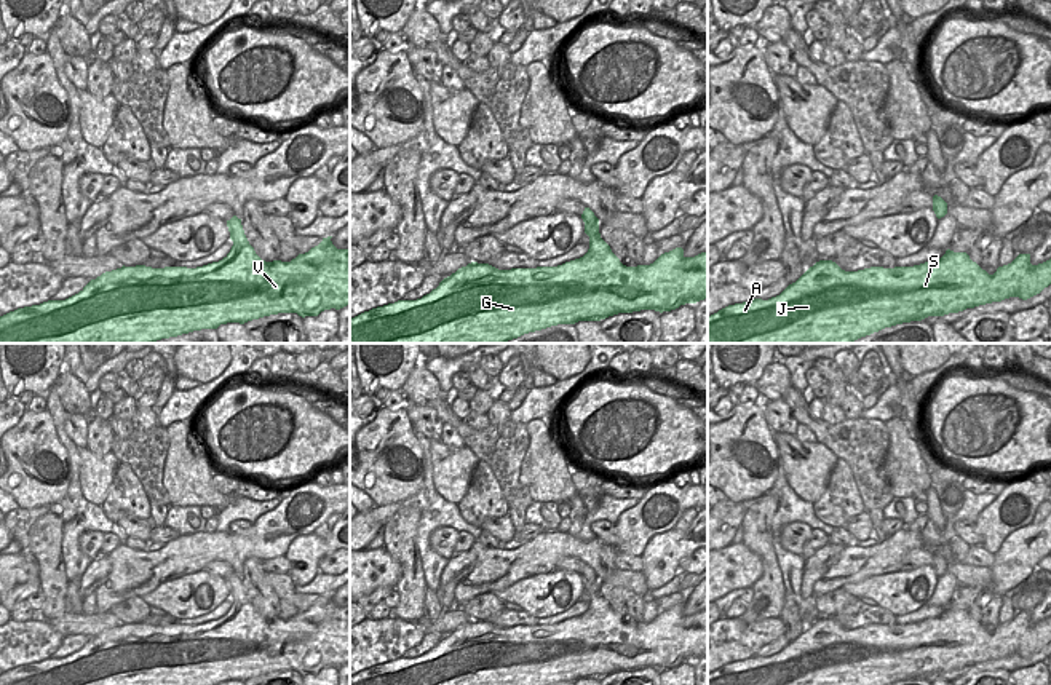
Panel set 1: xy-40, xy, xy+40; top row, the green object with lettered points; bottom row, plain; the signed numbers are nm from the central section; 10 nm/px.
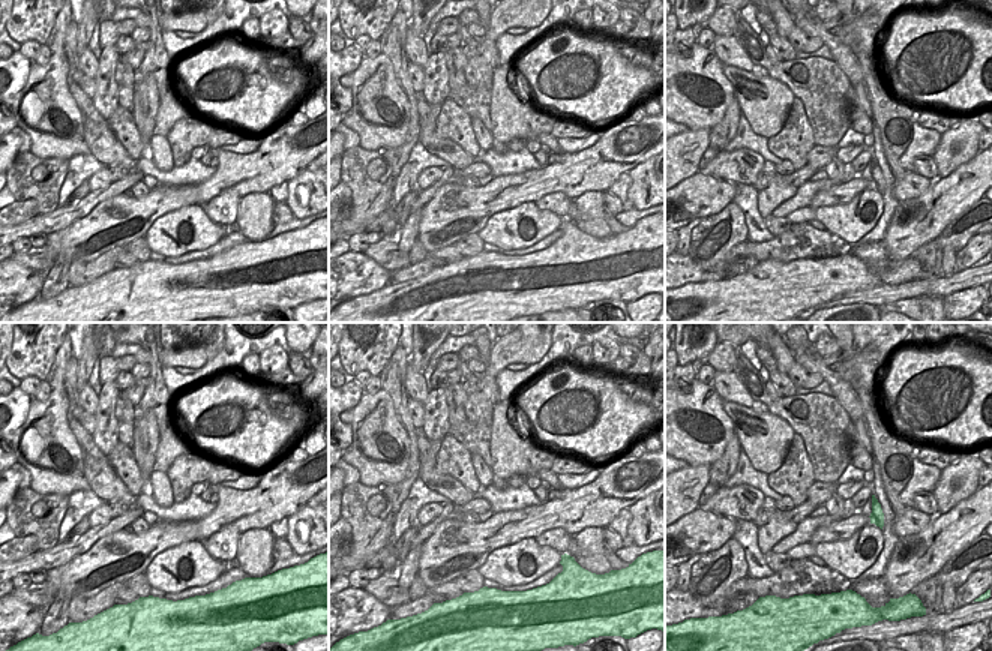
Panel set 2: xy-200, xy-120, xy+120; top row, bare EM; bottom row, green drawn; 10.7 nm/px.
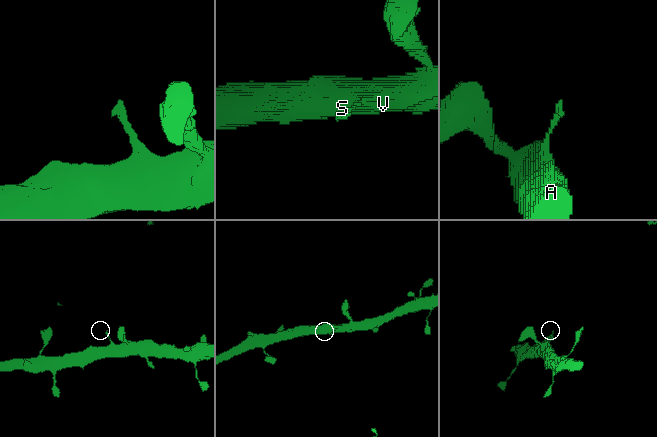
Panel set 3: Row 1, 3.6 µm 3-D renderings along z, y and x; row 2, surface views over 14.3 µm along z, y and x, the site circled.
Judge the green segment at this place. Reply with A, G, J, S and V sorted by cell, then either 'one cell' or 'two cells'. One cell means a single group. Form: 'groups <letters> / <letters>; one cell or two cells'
groups A G J S V; one cell

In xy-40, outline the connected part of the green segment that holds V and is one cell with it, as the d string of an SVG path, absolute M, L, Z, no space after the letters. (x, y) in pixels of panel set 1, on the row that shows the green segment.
M241 219L227 220L233 246L219 262L196 268L145 265L121 267L91 279L78 294L65 300L48 300L40 305L18 308L0 316L0 343L152 343L201 329L217 329L220 324L244 324L278 313L318 316L324 310L340 310L350 305L350 247L337 249L331 238L299 254L291 262L265 262L249 244Z

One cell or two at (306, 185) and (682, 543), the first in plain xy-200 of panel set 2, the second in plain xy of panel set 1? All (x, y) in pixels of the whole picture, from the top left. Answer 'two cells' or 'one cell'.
two cells

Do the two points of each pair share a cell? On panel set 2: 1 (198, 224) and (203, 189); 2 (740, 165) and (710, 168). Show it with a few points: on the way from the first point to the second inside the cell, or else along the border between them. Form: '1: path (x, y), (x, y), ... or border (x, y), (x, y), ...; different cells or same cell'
1: border (201, 204), (185, 204), (167, 213); different cells
2: path (733, 165), (718, 167); same cell

